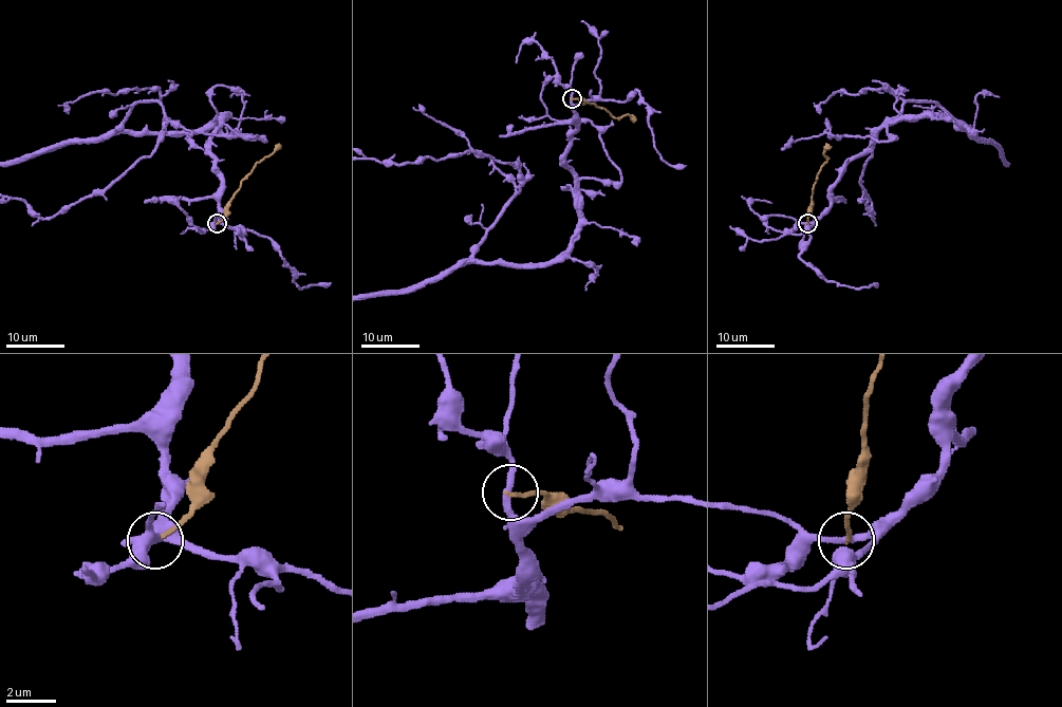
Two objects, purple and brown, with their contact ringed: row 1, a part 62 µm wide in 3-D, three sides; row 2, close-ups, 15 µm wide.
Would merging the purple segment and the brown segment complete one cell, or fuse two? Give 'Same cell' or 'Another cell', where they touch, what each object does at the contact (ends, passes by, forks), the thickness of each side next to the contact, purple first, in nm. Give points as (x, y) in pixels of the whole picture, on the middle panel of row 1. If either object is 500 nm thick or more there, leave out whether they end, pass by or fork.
Another cell. Place: (572, 98). At the ring purple passes by. At the ring brown ends. Thickness 260 nm (purple) against 150 nm

